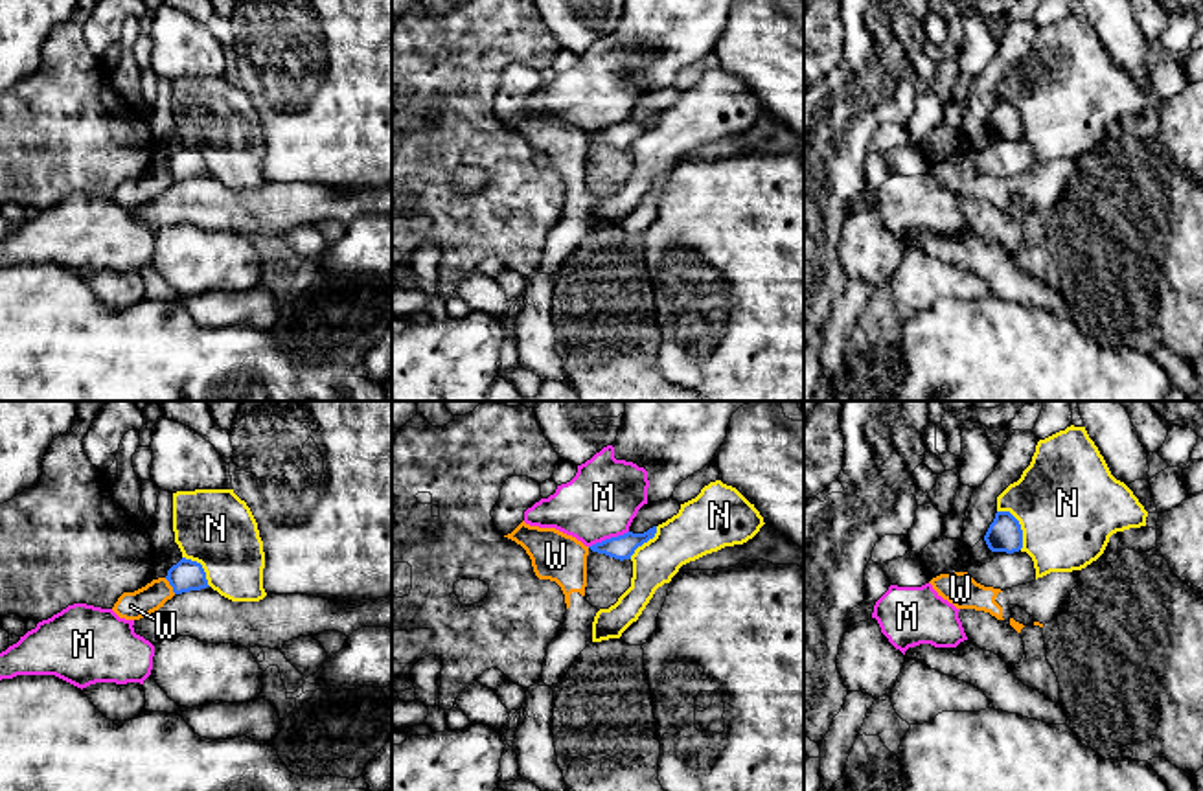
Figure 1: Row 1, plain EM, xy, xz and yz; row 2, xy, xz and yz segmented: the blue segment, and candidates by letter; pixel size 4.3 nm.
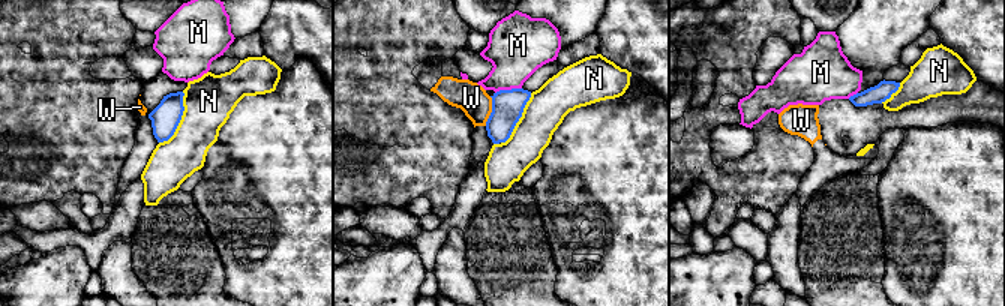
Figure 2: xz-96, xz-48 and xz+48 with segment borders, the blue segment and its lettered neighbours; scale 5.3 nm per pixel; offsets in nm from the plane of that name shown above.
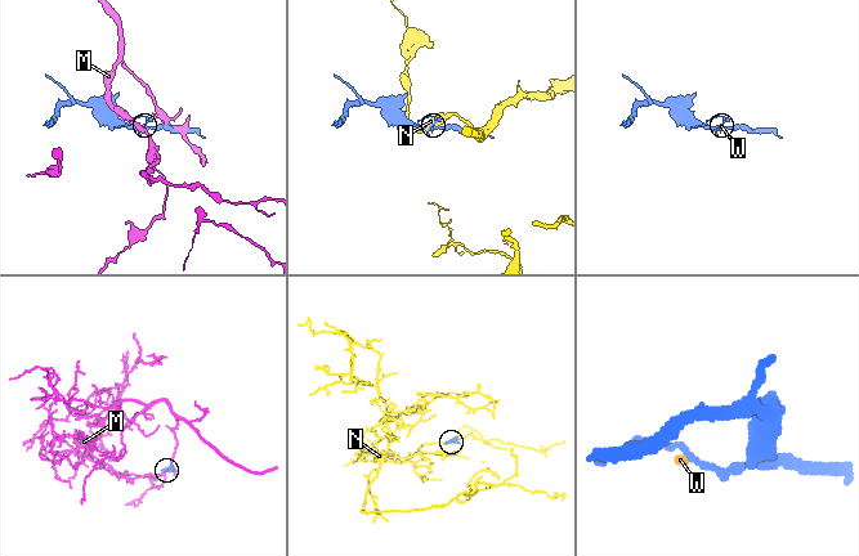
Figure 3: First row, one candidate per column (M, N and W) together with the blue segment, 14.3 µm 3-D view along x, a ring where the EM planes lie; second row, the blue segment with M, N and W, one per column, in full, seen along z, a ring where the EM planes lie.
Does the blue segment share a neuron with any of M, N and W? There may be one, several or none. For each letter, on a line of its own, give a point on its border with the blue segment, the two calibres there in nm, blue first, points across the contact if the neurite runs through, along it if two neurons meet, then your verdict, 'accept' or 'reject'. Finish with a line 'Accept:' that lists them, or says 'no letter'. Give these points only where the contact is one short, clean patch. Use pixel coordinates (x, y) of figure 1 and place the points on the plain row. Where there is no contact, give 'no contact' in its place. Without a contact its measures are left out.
M: meets blue in xz at (607, 127); 110 nm thick on the blue side, 320 nm on the other; reject
N: meets blue in yz at (1019, 113); 150 nm thick on the blue side, 460 nm on the other; reject
W: meets blue in xy at (170, 171); 140 nm thick on the blue side, 130 nm on the other; border along xy (164, 166), (175, 181); reject
Accept: no letter

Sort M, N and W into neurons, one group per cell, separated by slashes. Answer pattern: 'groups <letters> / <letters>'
groups M / N / W

